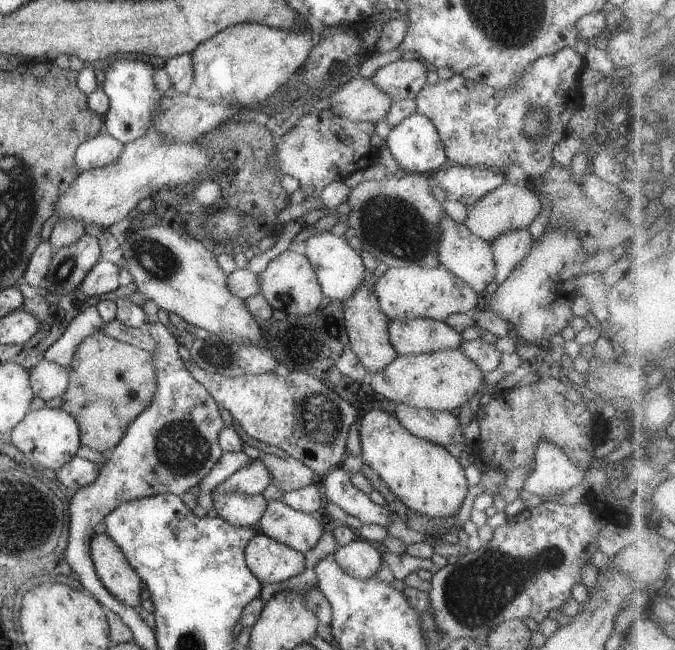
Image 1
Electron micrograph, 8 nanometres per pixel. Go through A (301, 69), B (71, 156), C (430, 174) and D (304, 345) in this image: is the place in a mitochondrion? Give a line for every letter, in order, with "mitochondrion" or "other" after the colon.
A: other
B: other
C: other
D: other

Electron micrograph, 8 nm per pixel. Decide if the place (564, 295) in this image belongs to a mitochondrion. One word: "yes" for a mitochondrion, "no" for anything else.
no

